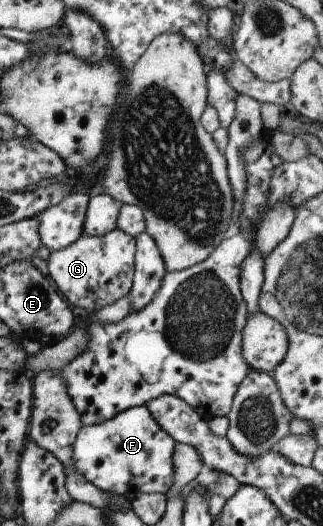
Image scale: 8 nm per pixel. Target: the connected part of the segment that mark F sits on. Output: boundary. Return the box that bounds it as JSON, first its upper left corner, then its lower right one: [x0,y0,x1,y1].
[74,405,176,497]

